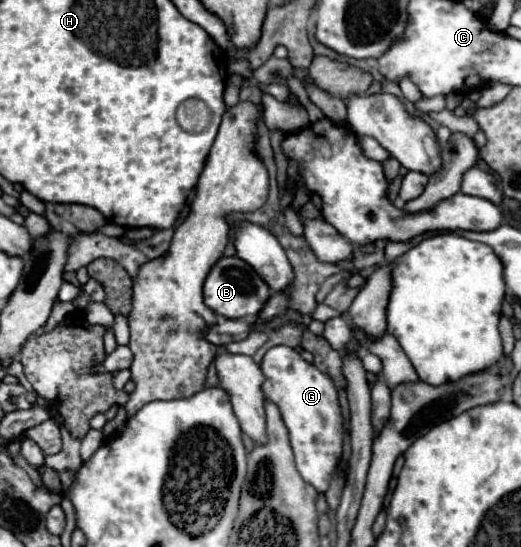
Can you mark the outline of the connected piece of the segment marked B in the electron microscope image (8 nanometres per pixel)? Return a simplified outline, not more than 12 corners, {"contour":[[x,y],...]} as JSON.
{"contour":[[222,257],[204,283],[218,315],[258,315],[270,287],[236,257]]}

